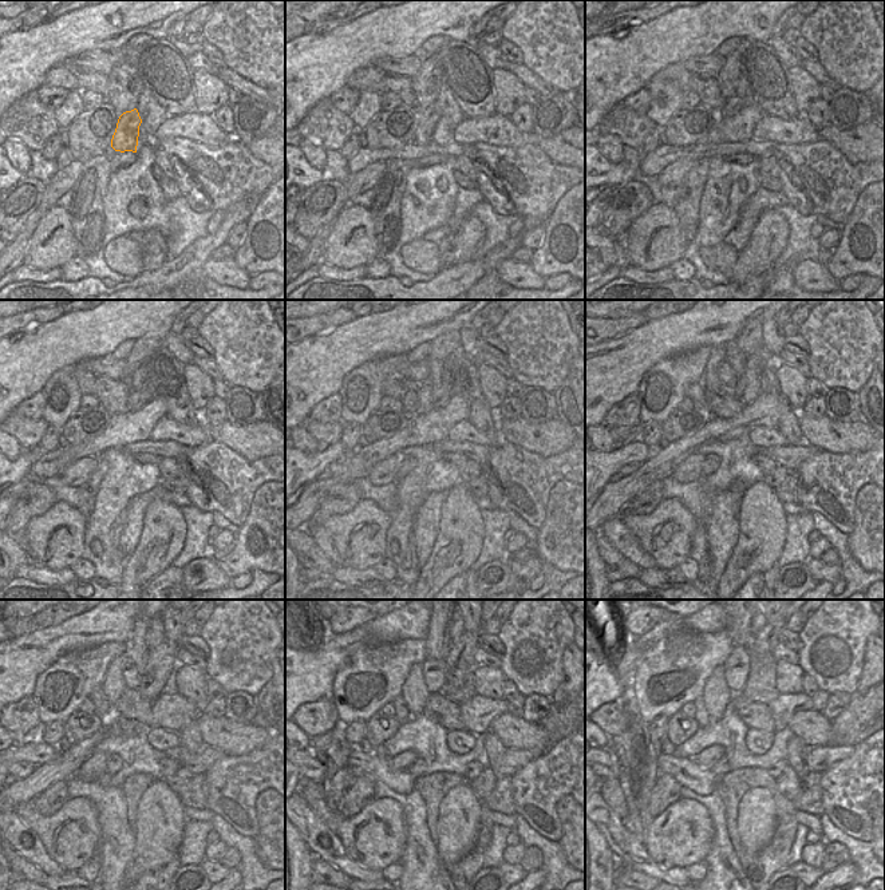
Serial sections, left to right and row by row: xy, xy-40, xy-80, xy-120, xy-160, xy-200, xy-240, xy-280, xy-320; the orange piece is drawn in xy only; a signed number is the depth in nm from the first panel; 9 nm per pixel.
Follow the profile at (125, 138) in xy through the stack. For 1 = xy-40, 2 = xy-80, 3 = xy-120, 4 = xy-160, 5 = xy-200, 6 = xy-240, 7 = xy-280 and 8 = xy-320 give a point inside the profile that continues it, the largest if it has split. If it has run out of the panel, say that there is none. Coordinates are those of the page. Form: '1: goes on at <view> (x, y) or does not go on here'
1: goes on at xy-40 (427, 118)
2: goes on at xy-80 (734, 105)
3: goes on at xy-120 (137, 400)
4: goes on at xy-160 (441, 392)
5: goes on at xy-200 (747, 388)
6: goes on at xy-240 (161, 663)
7: goes on at xy-280 (461, 661)
8: goes on at xy-320 (766, 639)

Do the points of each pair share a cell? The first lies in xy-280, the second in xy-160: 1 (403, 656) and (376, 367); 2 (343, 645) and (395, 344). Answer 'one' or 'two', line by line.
1: one
2: one

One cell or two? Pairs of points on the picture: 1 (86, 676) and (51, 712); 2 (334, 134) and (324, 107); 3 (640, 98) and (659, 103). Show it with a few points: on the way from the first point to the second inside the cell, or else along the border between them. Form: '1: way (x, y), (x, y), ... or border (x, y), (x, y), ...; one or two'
1: way (81, 688), (81, 696), (63, 711); one
2: way (330, 127), (324, 122), (324, 114); one
3: border (644, 87), (650, 94), (646, 114); two

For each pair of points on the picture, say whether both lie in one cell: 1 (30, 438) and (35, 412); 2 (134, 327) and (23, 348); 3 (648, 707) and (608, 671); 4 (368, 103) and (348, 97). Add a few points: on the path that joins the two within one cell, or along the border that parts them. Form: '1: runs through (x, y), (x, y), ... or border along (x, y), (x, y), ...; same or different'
1: border along (14, 411), (20, 416), (42, 418); different
2: runs through (106, 327), (97, 333), (78, 335), (51, 345); same
3: border along (641, 657), (636, 669), (635, 683), (631, 687); different
4: border along (359, 91), (359, 99), (348, 114); different

